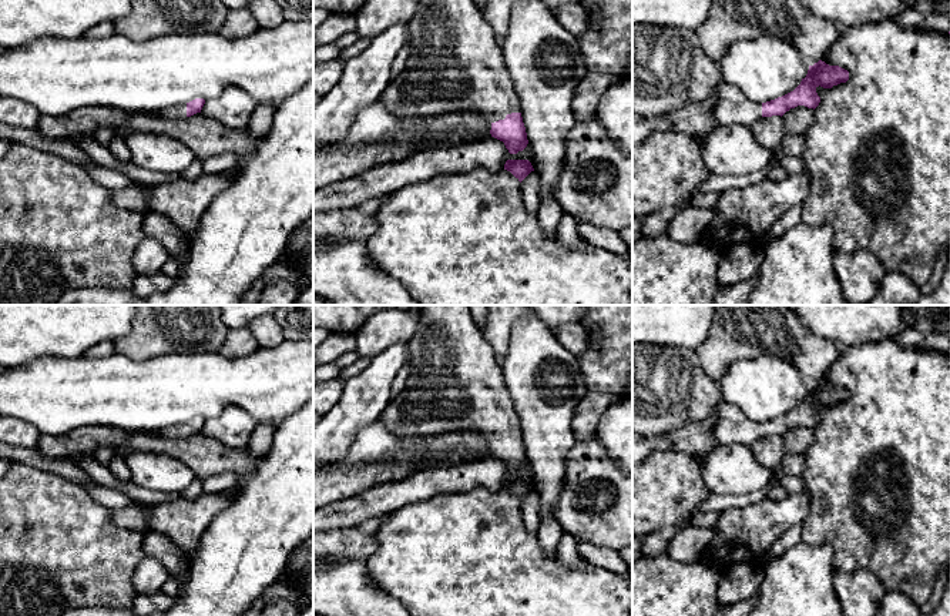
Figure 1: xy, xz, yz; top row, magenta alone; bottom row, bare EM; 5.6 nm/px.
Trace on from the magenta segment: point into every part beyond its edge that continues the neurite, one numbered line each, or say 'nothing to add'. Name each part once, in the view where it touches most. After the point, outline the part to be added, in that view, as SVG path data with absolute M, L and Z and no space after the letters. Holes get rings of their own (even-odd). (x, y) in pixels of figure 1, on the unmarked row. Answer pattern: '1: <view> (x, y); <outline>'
1: xz (456, 384); M422 305L419 315L417 329L407 342L412 372L403 391L390 399L377 421L402 436L483 431L490 442L496 442L520 432L501 365L471 318L469 305Z

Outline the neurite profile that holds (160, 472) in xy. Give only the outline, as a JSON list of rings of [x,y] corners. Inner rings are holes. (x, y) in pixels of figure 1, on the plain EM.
[[[127,451],[122,458],[130,481],[150,491],[181,493],[195,478],[189,466],[167,453]]]

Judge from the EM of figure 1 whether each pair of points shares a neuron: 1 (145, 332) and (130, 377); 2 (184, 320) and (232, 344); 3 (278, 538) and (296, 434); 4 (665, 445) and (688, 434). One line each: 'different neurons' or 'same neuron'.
1: different neurons
2: different neurons
3: same neuron
4: same neuron

